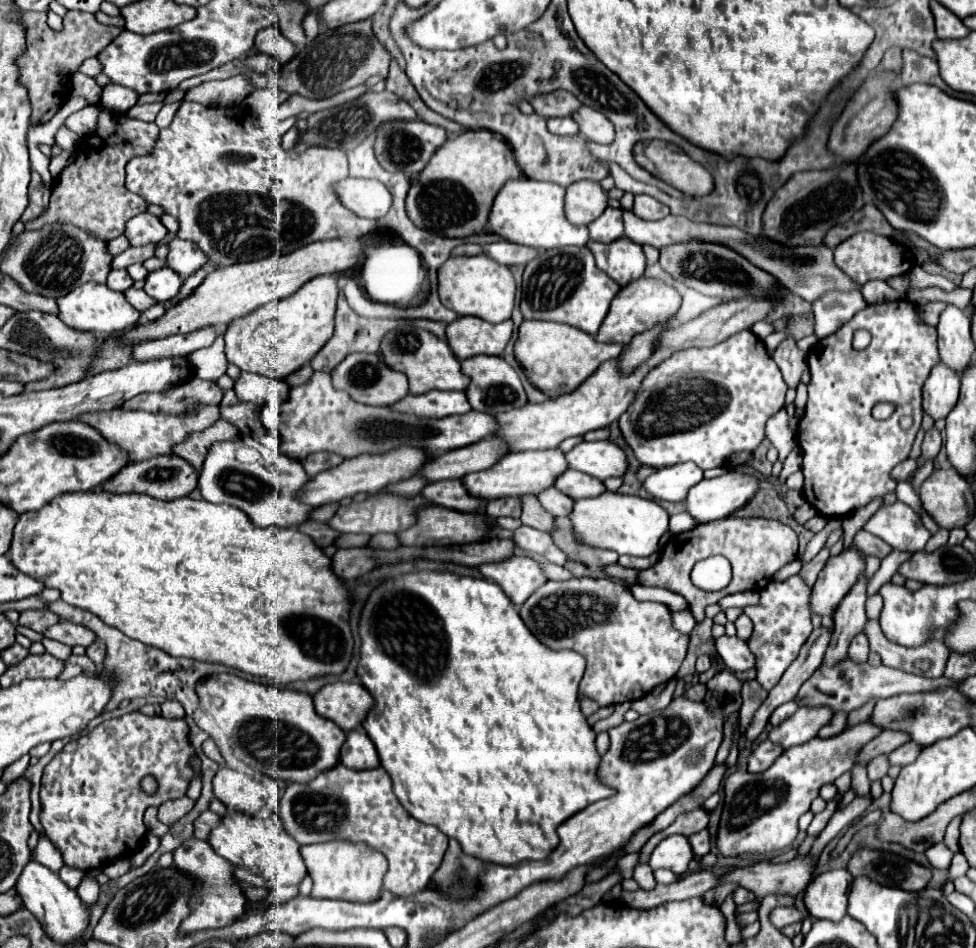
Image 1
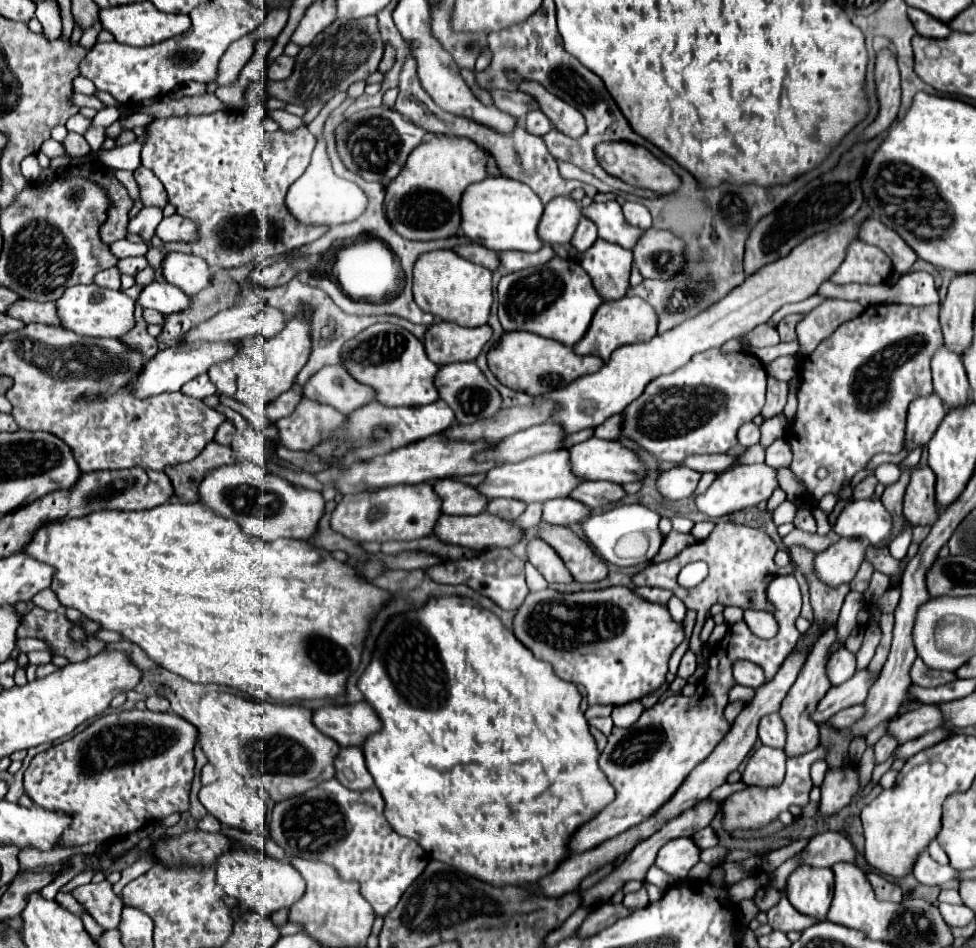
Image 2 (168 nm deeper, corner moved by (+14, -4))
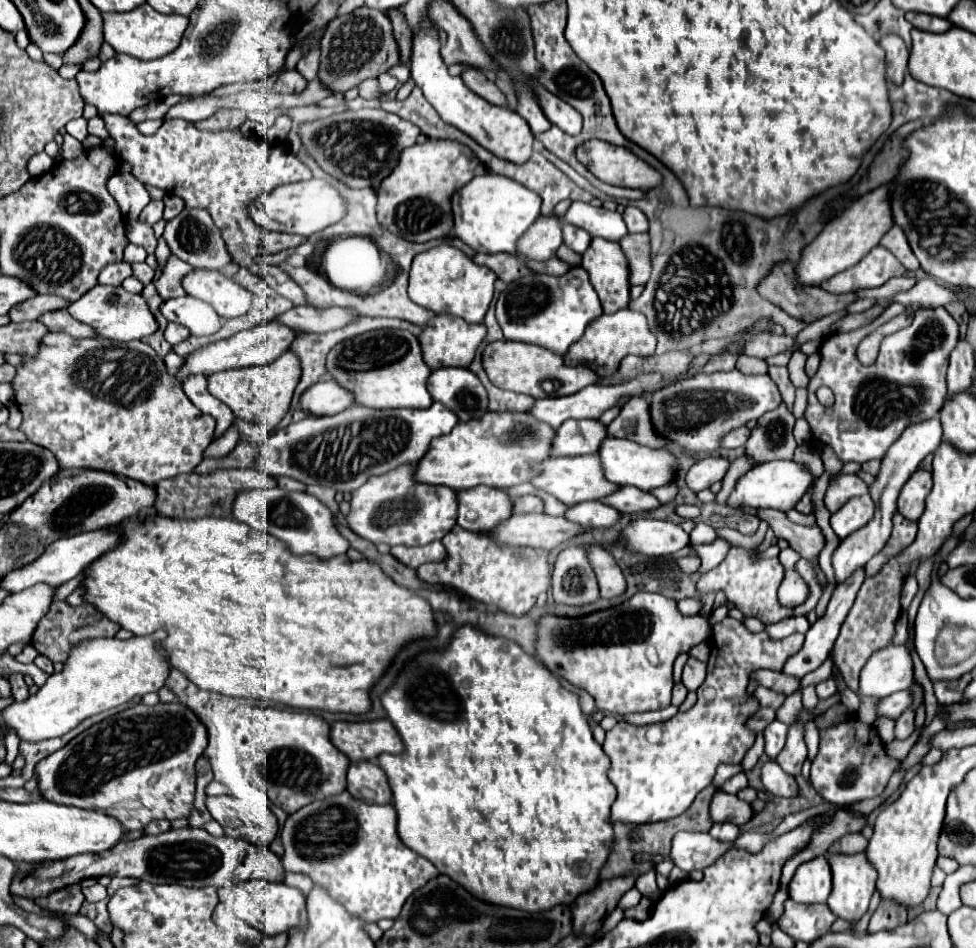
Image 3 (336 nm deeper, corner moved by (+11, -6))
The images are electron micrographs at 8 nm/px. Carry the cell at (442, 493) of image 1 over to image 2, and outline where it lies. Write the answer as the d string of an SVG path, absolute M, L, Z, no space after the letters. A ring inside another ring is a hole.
M438 480L434 490L442 498L442 512L444 514L458 514L458 516L474 516L486 510L488 498L482 496L474 486L458 482L458 480Z

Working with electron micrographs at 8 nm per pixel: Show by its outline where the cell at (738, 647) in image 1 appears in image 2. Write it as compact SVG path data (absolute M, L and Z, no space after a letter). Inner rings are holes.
M746 660L734 662L734 678L736 678L738 684L750 686L750 688L760 688L766 682L764 680L764 670L758 664L746 662Z

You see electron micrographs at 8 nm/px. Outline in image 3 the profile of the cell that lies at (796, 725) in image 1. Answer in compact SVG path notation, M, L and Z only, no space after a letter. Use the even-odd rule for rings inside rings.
M885 646L869 658L859 678L859 698L885 698L913 682L913 660L905 646Z

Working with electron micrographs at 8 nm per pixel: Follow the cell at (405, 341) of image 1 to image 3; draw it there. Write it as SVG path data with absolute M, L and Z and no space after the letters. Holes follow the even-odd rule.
M375 330L341 342L329 352L327 370L337 382L341 382L355 394L355 402L361 406L374 409L426 409L433 404L433 398L427 390L427 378L431 370L423 360L419 340L407 330Z

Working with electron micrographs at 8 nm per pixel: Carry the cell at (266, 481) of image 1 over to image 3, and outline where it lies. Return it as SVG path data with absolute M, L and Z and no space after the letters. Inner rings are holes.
M257 488L241 490L233 500L233 518L245 522L257 532L267 532L289 546L293 554L317 554L319 558L331 558L345 554L349 542L333 526L331 510L315 496L307 492L289 492L283 488Z

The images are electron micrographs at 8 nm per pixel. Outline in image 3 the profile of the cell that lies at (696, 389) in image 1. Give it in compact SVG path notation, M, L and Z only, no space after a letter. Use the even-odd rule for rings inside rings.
M737 368L711 374L699 370L689 378L681 378L657 390L651 398L649 414L659 438L681 446L685 452L713 452L721 446L725 434L745 426L749 420L761 418L779 404L781 394L767 374L743 374Z

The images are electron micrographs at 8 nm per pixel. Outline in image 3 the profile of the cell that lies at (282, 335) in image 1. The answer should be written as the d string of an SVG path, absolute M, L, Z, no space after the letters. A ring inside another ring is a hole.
M287 350L281 354L275 362L265 366L251 366L251 368L237 368L237 370L225 370L209 376L209 392L225 402L233 414L241 420L259 424L265 432L271 432L279 420L289 410L295 386L301 378L301 362L299 358Z

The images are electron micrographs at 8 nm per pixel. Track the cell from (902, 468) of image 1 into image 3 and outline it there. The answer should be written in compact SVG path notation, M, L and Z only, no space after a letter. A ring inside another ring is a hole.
M857 474L837 476L825 492L825 506L829 512L837 512L847 500L863 494L869 494L869 486Z

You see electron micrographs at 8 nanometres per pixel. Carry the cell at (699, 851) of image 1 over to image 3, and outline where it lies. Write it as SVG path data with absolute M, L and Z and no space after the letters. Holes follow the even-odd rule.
M721 822L721 824L713 824L709 834L719 840L719 842L733 842L739 836L739 826L731 824L731 822Z

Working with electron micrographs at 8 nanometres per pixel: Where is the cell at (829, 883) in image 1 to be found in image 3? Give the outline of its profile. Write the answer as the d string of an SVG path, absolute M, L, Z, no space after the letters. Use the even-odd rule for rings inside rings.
M825 856L801 864L789 882L789 898L797 904L825 904L831 894L831 868Z

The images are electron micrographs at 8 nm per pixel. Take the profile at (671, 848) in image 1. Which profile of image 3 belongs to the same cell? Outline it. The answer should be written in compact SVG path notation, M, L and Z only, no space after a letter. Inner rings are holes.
M681 832L677 834L677 838L673 838L669 860L673 862L673 866L681 868L683 872L693 872L713 864L729 848L731 844L717 842L709 838L709 834Z

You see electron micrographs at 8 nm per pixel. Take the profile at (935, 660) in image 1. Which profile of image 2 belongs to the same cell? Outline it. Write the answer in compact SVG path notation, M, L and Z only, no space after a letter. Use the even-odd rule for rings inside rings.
M916 658L912 670L910 670L912 682L922 686L922 688L936 688L948 682L954 682L958 676L954 676L954 672L944 672L944 670L930 670L920 658Z

